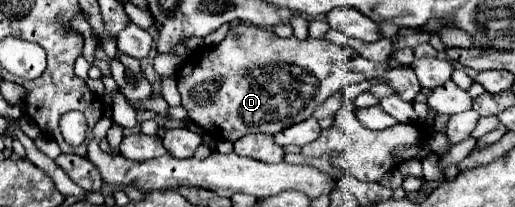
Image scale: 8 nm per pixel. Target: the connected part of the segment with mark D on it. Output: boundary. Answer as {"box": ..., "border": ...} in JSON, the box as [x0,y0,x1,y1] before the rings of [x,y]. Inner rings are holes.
{"box":[178,24,420,142],"border":[[[238,24],[232,26],[228,36],[214,48],[216,50],[204,50],[204,64],[194,60],[186,62],[186,68],[180,70],[178,92],[182,106],[188,110],[188,118],[208,134],[218,136],[218,140],[236,142],[252,132],[276,134],[310,118],[316,106],[344,86],[364,80],[380,78],[408,102],[420,92],[412,68],[390,68],[388,62],[370,62],[354,50],[324,38],[280,38],[272,30]],[[198,64],[202,70],[196,70]],[[196,86],[198,92],[192,92]]]}

